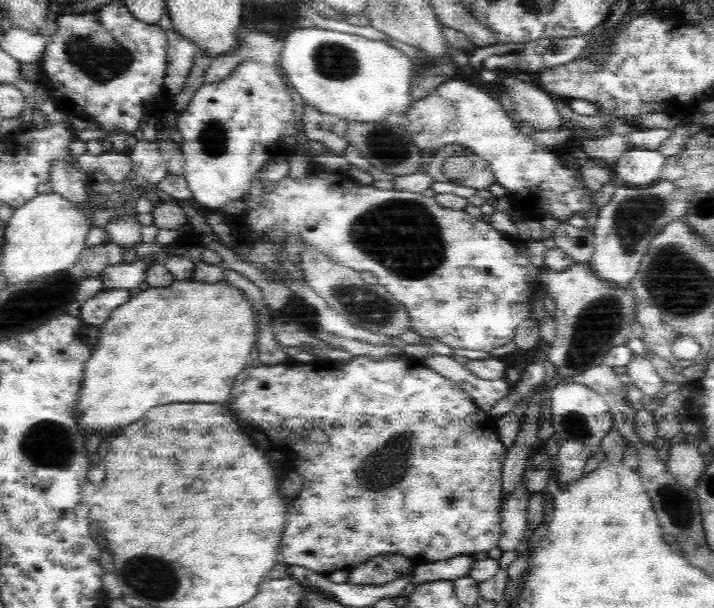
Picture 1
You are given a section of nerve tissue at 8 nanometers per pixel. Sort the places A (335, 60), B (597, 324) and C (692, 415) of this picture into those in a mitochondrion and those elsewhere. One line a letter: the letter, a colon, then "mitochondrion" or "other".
A: mitochondrion
B: mitochondrion
C: other

